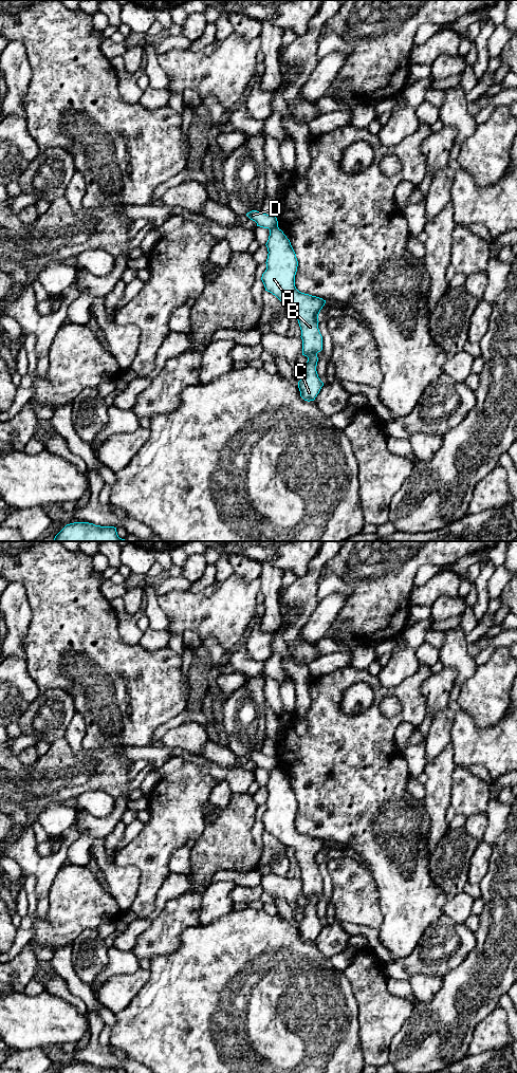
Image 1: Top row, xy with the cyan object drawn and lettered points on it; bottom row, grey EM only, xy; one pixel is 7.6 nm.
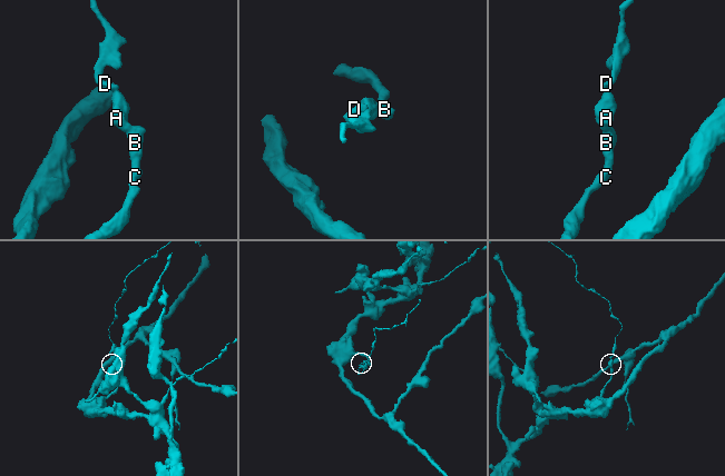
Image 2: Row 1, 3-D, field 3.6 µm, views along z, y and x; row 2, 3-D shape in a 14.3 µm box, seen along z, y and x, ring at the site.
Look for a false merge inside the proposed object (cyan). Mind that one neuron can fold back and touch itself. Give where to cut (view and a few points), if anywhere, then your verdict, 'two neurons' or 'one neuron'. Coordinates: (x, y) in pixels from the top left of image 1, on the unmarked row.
cut xy (277, 766), (270, 771); two neurons

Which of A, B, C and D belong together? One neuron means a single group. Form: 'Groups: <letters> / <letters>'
Groups: A B C / D

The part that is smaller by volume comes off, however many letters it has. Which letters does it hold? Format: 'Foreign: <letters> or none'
Foreign: D

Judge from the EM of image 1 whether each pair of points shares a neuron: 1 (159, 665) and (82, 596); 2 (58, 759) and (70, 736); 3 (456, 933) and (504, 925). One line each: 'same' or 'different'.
1: same
2: different
3: different

